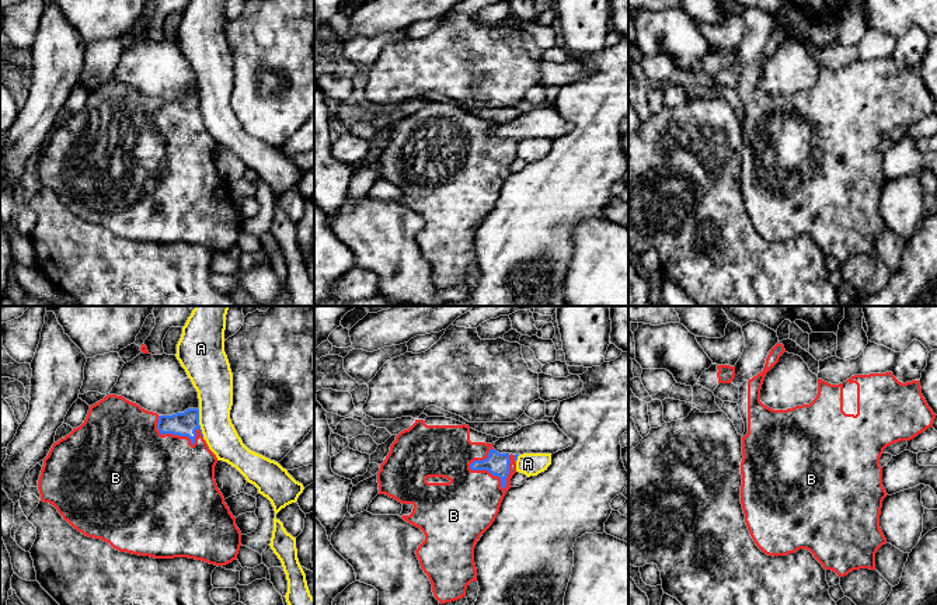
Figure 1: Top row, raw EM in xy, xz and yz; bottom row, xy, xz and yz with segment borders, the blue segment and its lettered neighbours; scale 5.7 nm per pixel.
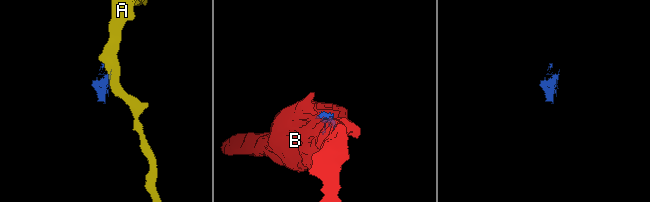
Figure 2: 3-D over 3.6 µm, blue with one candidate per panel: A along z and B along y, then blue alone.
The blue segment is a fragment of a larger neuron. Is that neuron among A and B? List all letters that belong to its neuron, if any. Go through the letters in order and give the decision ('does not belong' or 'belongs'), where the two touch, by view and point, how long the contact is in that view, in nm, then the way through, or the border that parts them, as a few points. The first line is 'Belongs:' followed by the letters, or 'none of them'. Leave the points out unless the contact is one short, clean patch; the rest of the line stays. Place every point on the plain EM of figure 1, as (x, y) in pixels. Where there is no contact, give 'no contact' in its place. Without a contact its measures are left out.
Belongs: B
A: does not belong | xy (198, 108) | 160 nm | along xy (198, 96), (198, 110), (204, 121)
B: belongs | xz (490, 157) | 260 nm

